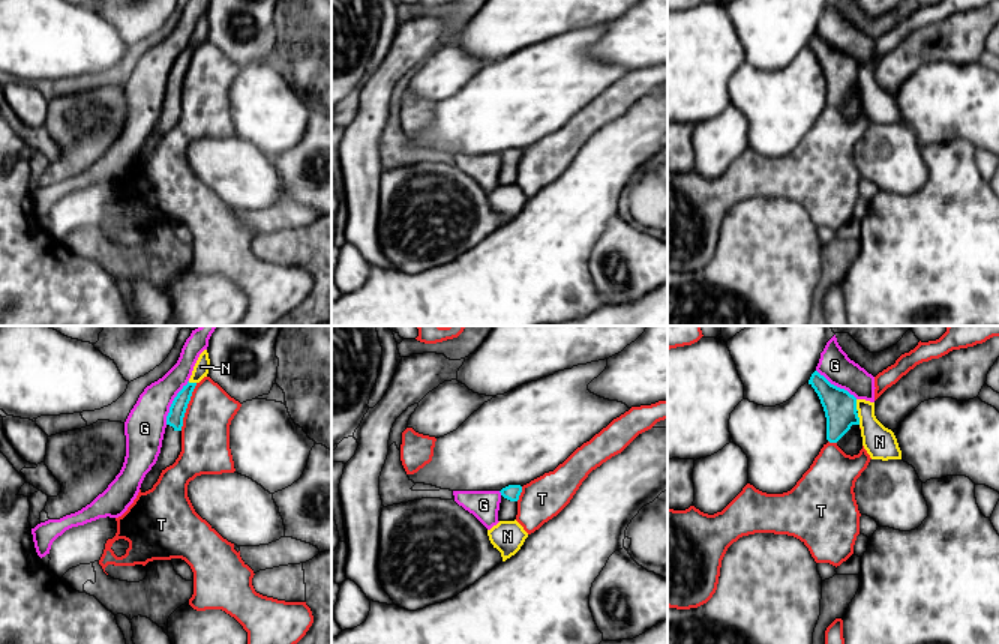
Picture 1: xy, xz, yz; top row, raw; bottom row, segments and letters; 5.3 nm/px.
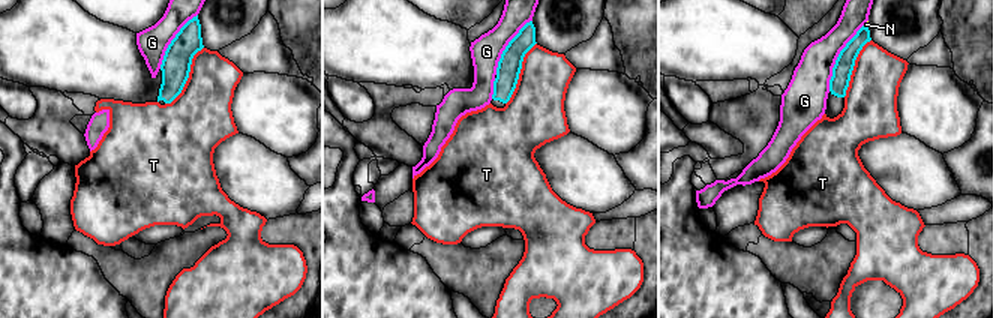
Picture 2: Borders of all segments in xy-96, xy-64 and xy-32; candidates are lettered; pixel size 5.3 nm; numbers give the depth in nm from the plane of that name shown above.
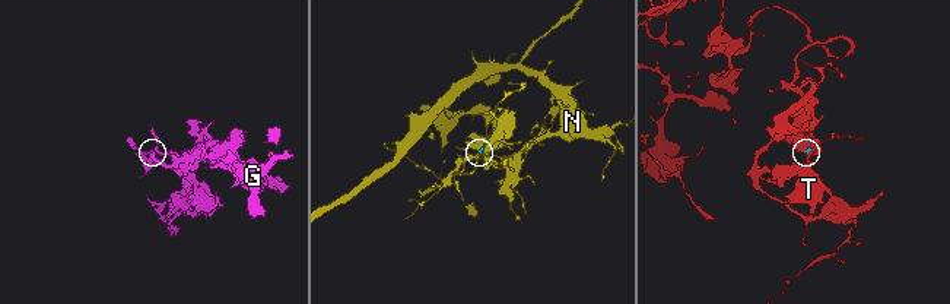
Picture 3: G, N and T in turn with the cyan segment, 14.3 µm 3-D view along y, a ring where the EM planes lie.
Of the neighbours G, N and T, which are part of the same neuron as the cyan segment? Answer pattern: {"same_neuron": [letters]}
{"same_neuron": []}

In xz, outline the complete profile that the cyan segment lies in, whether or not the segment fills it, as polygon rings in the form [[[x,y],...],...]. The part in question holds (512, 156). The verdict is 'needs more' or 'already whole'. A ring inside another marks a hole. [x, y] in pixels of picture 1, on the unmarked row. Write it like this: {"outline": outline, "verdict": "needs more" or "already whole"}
{"outline": [[[508,149],[501,155],[501,167],[498,174],[498,185],[514,185],[518,179],[518,164],[522,156],[520,149]]], "verdict": "needs more"}

